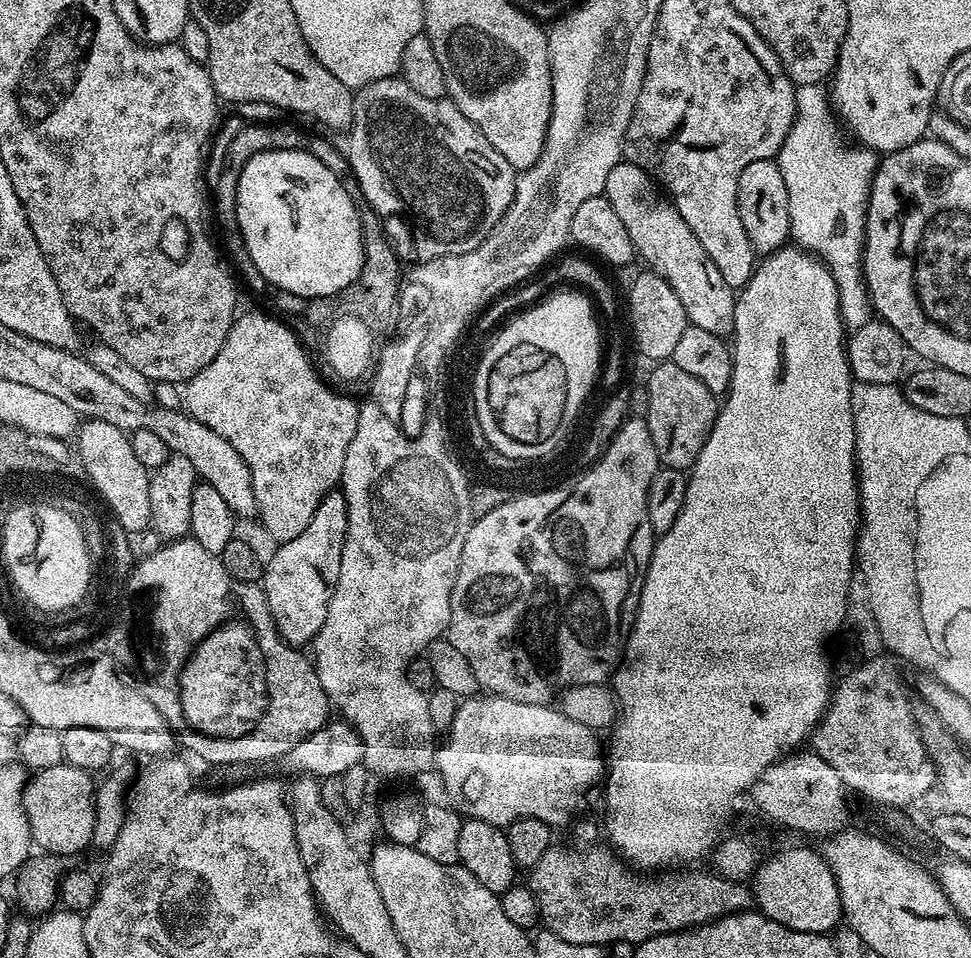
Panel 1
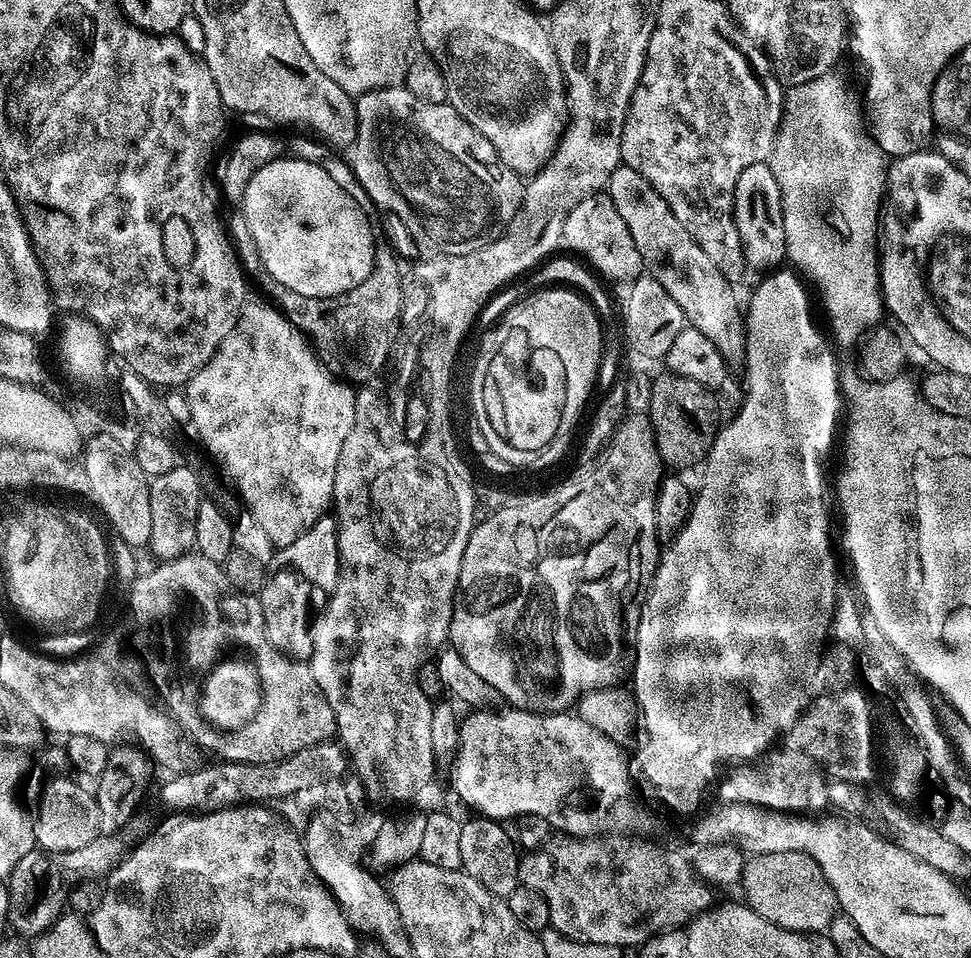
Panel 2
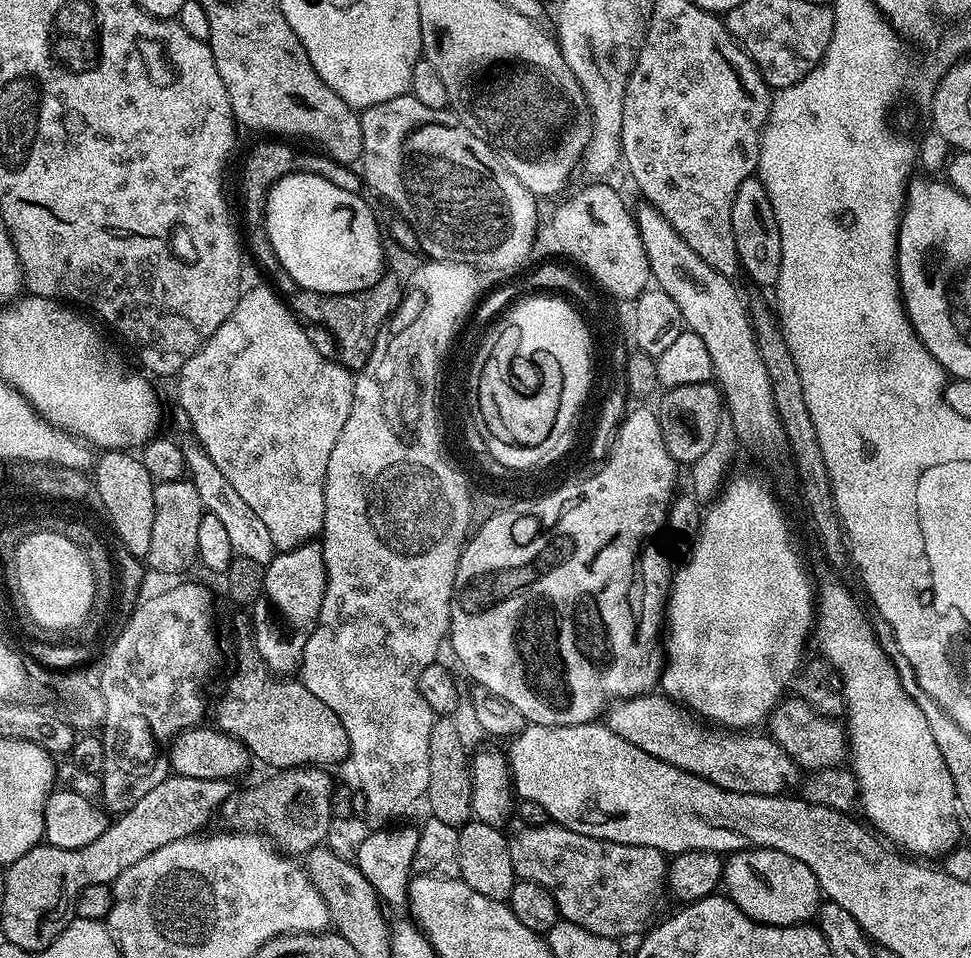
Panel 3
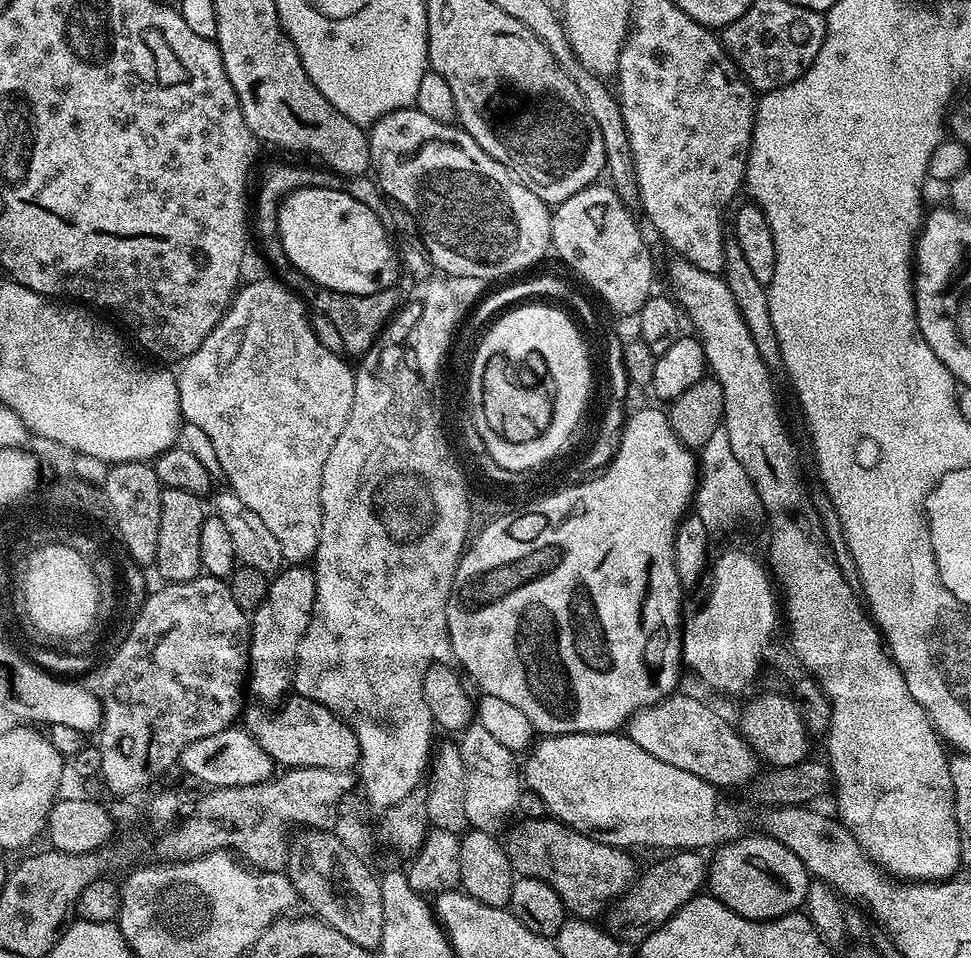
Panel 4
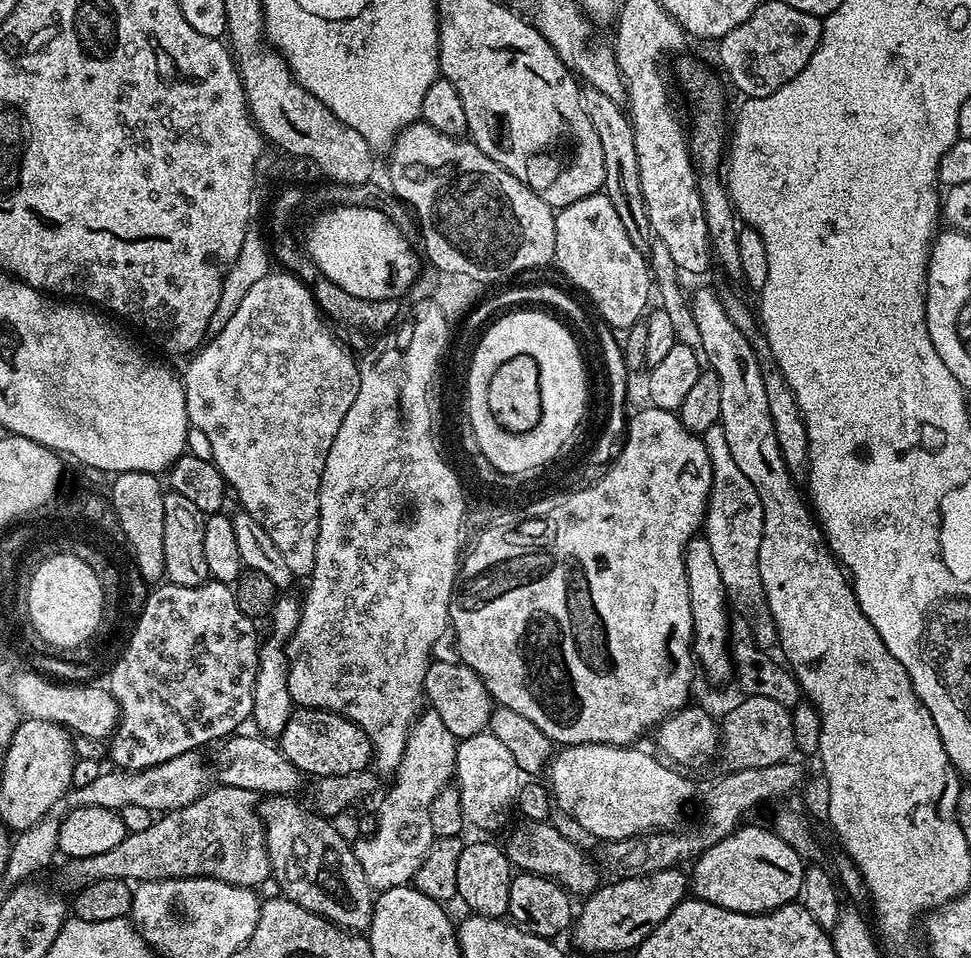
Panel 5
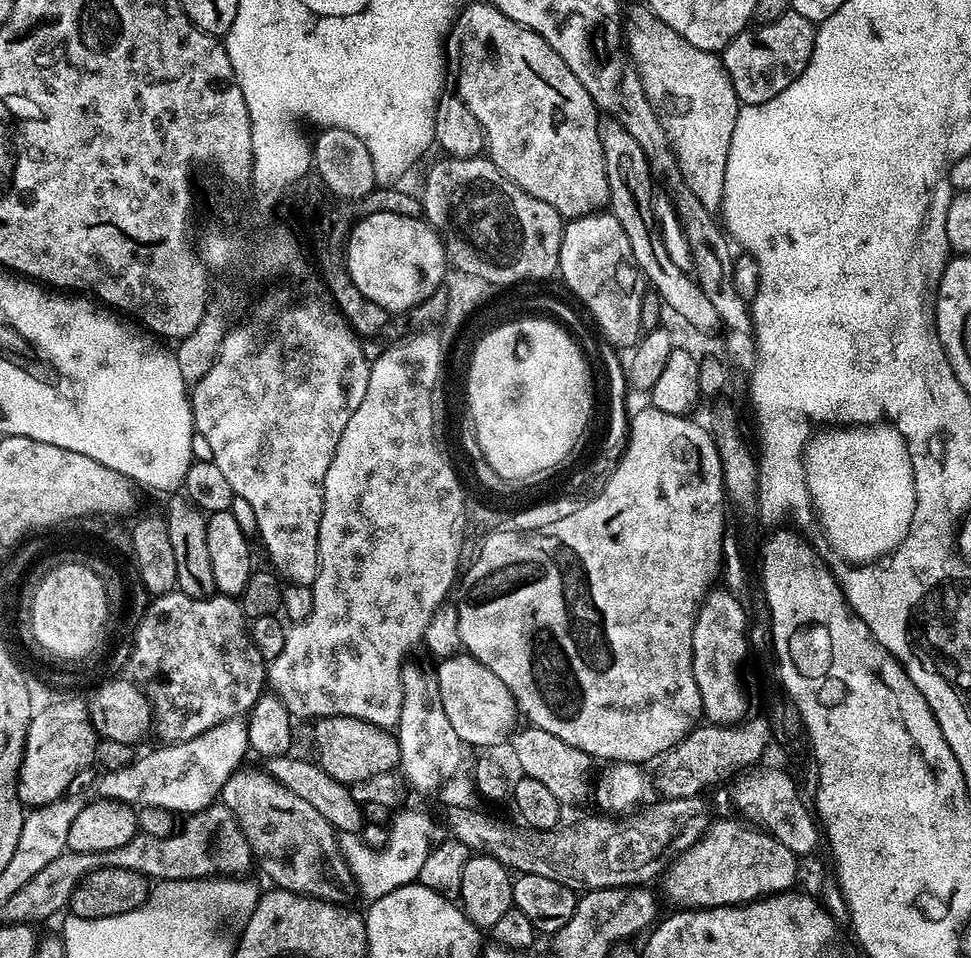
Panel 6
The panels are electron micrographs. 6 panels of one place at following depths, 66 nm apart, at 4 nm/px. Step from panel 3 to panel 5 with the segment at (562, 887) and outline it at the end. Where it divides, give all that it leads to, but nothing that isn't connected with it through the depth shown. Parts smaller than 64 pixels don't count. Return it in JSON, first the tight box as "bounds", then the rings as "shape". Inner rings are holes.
{"bounds":[504,821,599,895],"shape":[[[521,821],[510,834],[504,849],[513,867],[519,871],[536,873],[558,881],[573,895],[591,895],[599,887],[598,870],[585,852],[566,838],[549,821]]]}

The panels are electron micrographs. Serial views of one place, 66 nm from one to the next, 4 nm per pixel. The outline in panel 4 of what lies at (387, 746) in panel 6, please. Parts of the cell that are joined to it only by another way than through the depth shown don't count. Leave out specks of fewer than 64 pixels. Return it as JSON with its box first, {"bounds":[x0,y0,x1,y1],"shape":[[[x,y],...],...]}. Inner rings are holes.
{"bounds":[246,694,360,772],"shape":[[[292,694],[279,705],[278,710],[255,707],[247,709],[246,727],[258,746],[262,746],[266,754],[270,754],[273,765],[282,764],[285,769],[325,767],[326,770],[344,772],[359,765],[360,747],[354,730],[350,730],[348,723],[335,716],[326,706],[305,696]]]}

